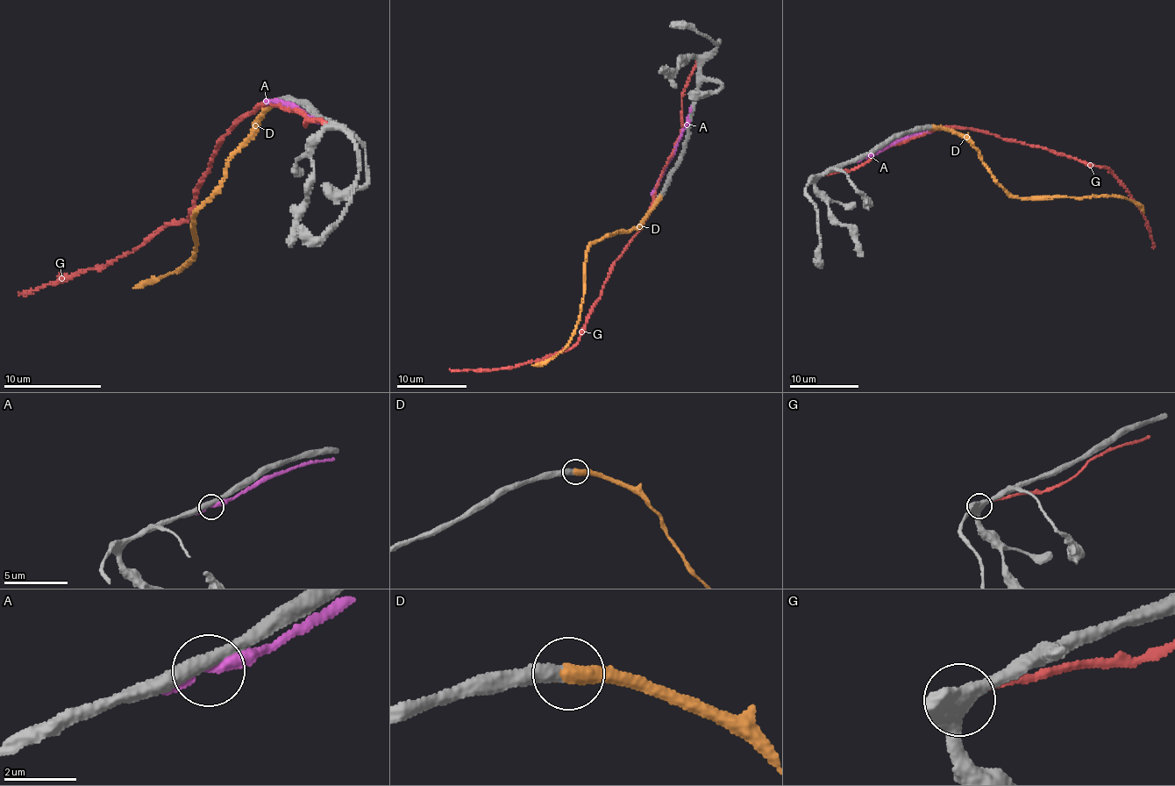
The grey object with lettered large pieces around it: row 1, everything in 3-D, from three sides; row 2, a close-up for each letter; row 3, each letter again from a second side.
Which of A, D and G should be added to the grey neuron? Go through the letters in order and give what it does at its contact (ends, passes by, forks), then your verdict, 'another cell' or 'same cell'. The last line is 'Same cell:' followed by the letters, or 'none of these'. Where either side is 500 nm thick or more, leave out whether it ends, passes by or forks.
A: it passes by; another cell
D: it ends there; same cell
G: it ends there; another cell
Same cell: D

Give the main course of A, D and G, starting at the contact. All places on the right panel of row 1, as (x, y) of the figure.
A: (865, 158), (930, 131)
D: (933, 126), (962, 133), (987, 170), (1010, 195), (1031, 197), (1101, 196), (1125, 197), (1139, 206), (1143, 212)
G: (815, 178), (855, 170), (883, 150), (957, 126), (1062, 153), (1109, 169), (1140, 209), (1152, 238), (1151, 247)

